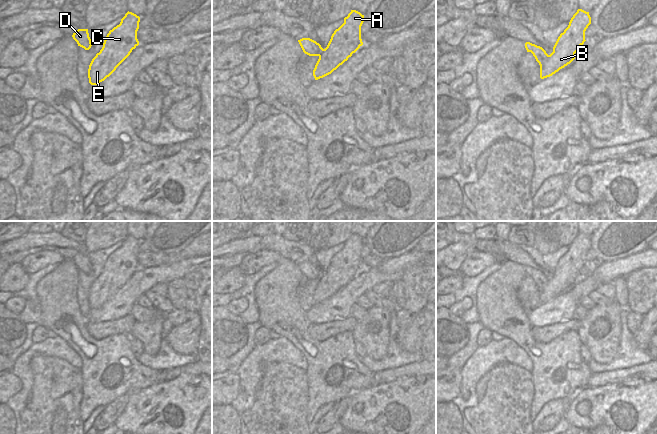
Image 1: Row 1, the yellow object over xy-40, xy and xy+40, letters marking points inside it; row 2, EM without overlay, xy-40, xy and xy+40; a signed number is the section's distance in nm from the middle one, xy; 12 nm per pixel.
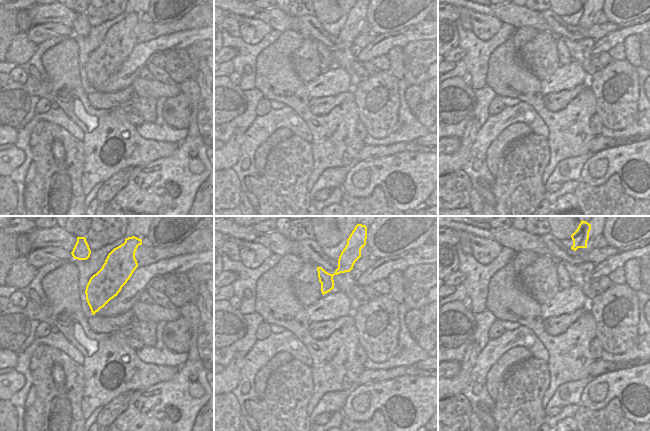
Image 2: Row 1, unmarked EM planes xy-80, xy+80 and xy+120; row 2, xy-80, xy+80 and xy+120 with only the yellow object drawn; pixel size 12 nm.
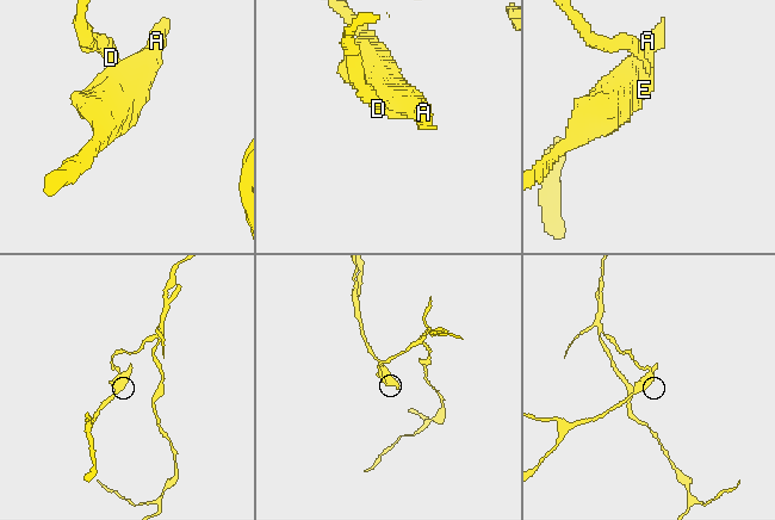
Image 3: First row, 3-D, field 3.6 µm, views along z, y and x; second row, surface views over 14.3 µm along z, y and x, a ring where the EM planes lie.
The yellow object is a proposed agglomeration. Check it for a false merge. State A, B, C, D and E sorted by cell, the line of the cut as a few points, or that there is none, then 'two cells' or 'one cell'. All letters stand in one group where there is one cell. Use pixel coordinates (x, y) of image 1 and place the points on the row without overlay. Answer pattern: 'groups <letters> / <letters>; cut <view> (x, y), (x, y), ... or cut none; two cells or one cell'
groups A B C E / D; cut xy+40 (547, 278), (544, 287), (540, 290); two cells

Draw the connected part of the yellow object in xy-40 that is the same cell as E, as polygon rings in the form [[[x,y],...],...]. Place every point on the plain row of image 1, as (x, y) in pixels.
[[[128,235],[120,248],[109,255],[102,273],[89,289],[88,302],[91,309],[97,309],[109,301],[139,269],[139,246],[140,241]]]

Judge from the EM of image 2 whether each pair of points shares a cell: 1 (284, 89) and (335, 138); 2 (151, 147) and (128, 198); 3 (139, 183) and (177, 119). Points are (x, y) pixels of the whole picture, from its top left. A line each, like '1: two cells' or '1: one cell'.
1: one cell
2: two cells
3: two cells

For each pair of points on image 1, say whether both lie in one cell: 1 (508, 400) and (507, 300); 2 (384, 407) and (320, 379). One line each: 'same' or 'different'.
1: different
2: different

